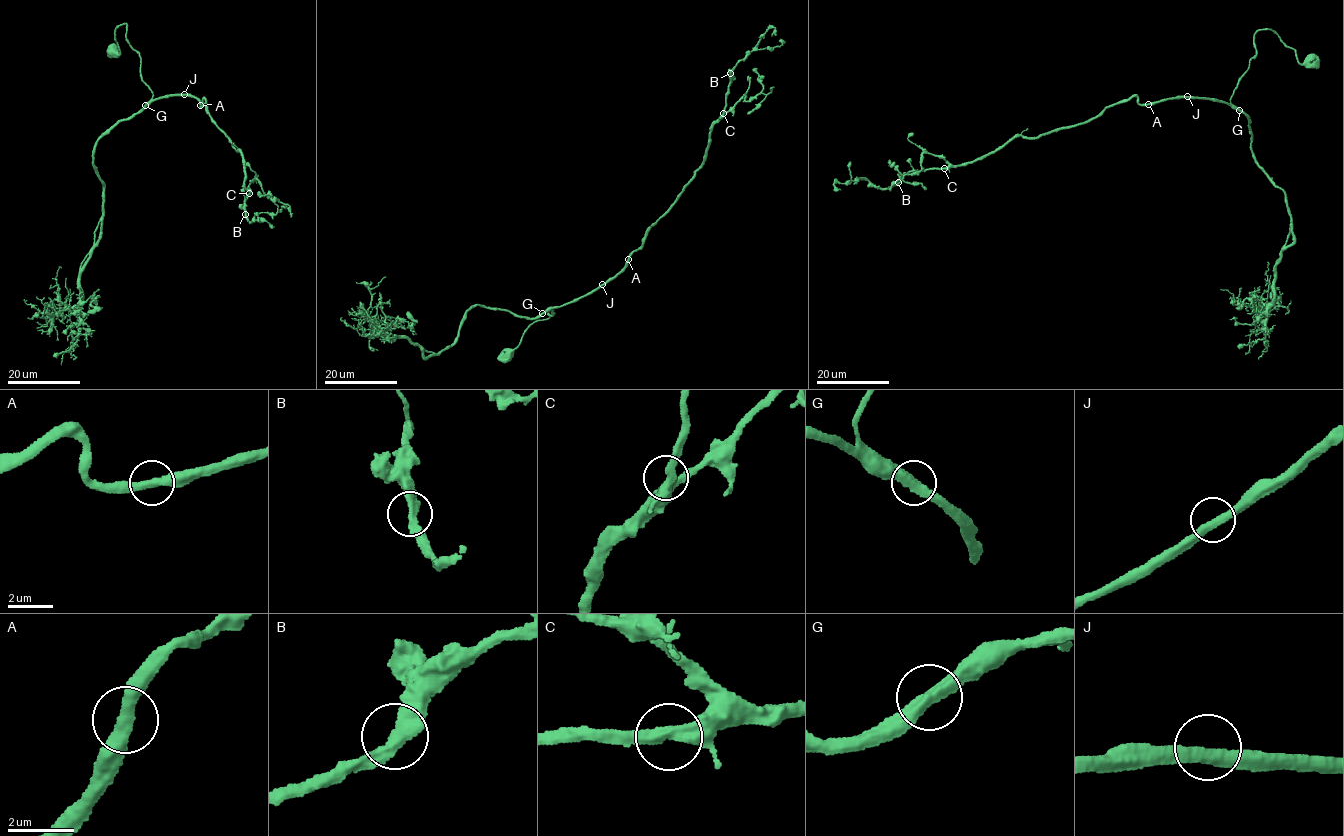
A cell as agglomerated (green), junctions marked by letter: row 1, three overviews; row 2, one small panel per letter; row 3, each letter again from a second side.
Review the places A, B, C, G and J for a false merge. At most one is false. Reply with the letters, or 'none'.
none

